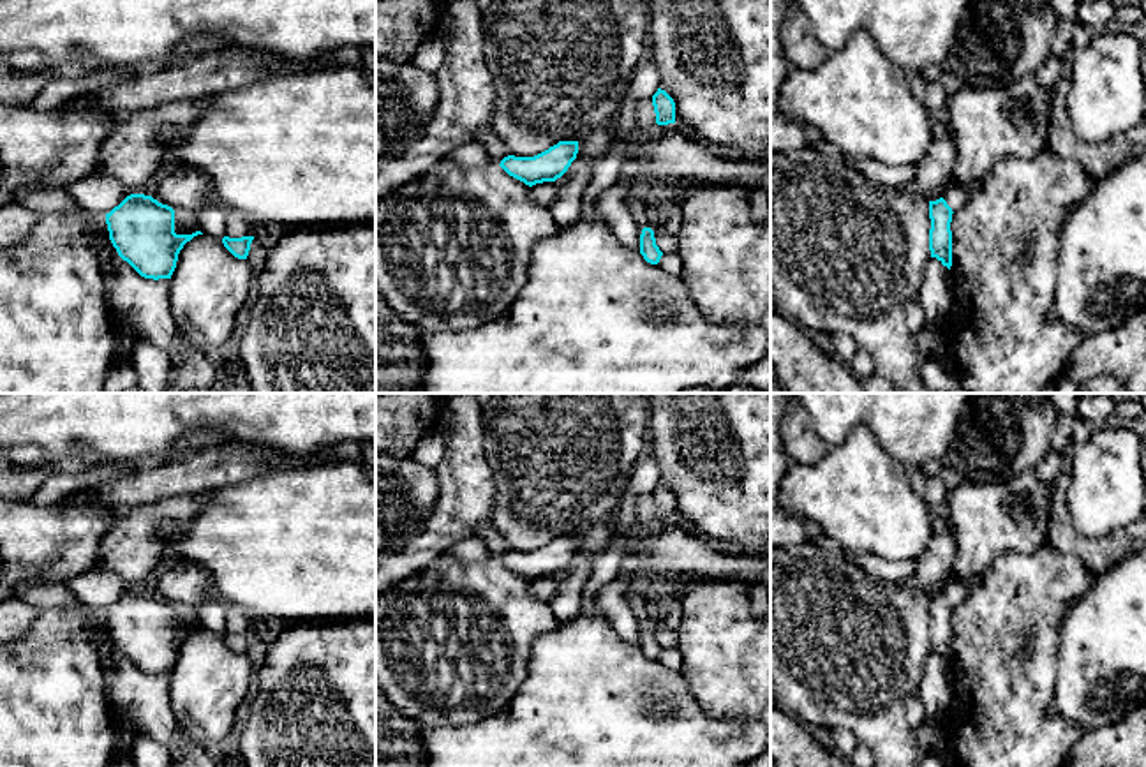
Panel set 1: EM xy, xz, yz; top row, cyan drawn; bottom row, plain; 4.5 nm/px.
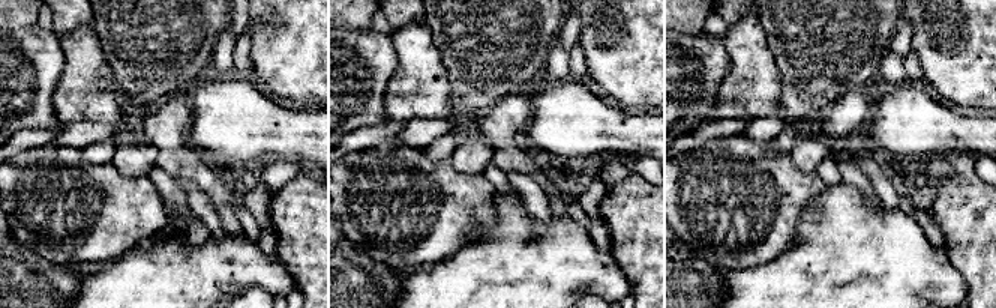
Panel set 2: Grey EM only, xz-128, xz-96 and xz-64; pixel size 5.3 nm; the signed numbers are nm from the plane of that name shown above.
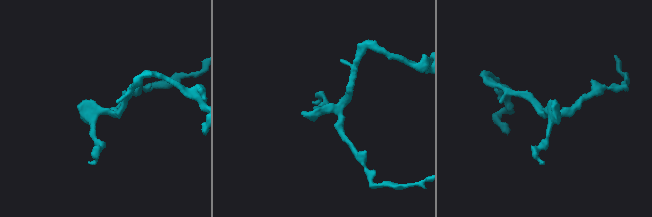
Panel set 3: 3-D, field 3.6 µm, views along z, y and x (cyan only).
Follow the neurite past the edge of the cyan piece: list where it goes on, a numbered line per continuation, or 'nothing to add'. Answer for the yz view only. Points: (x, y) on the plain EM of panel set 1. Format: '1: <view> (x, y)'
1: yz (956, 589)

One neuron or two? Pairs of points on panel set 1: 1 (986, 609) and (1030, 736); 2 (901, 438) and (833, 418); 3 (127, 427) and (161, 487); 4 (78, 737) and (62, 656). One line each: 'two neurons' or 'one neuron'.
1: one neuron
2: one neuron
3: two neurons
4: one neuron

